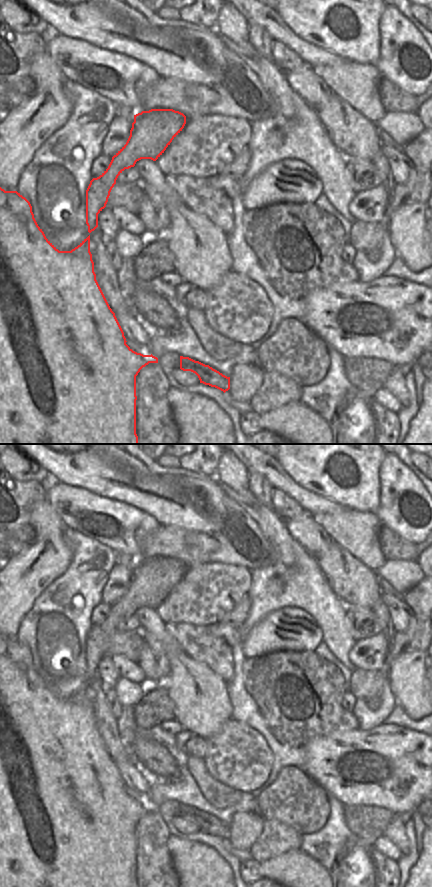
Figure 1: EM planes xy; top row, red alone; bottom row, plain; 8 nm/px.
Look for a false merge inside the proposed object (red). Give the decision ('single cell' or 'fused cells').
single cell

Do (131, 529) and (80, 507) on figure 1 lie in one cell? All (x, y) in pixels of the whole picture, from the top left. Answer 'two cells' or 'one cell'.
one cell

